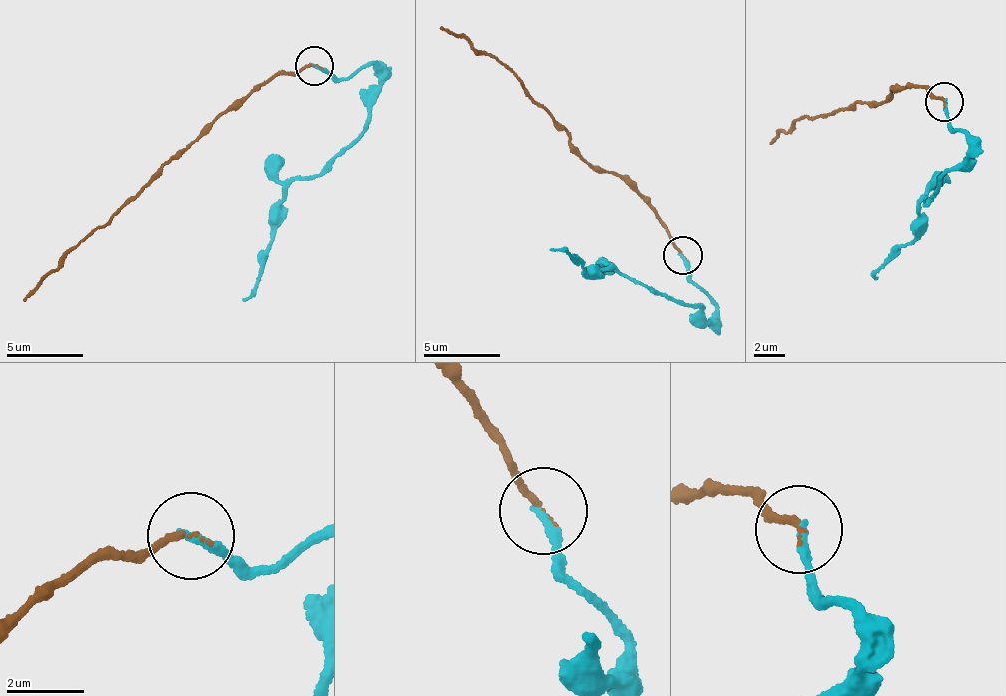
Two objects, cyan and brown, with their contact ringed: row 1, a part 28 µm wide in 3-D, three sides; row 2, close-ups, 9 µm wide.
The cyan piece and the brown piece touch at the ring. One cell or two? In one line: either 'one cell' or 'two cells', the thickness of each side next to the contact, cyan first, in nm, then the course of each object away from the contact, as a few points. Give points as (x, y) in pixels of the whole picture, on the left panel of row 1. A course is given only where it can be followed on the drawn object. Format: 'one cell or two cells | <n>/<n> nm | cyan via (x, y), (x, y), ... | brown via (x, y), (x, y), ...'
two cells | 240/170 nm | cyan via (315, 65), (340, 79), (373, 66), (380, 82), (361, 135), (285, 190), (280, 225), (254, 291), (242, 301) | brown via (315, 65), (258, 87), (184, 147), (160, 173), (119, 207), (21, 300)

